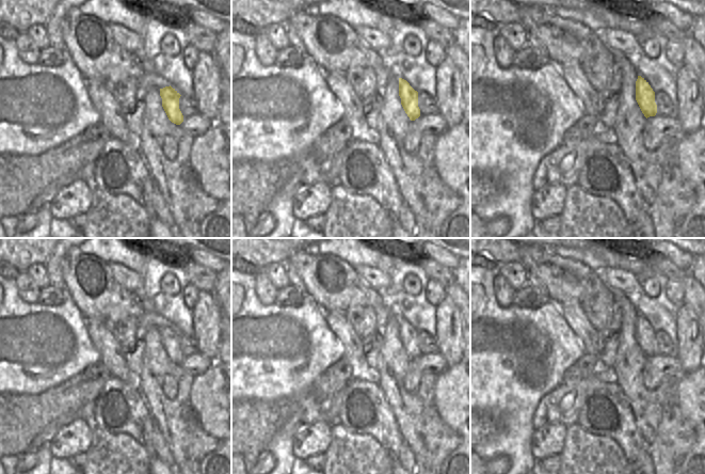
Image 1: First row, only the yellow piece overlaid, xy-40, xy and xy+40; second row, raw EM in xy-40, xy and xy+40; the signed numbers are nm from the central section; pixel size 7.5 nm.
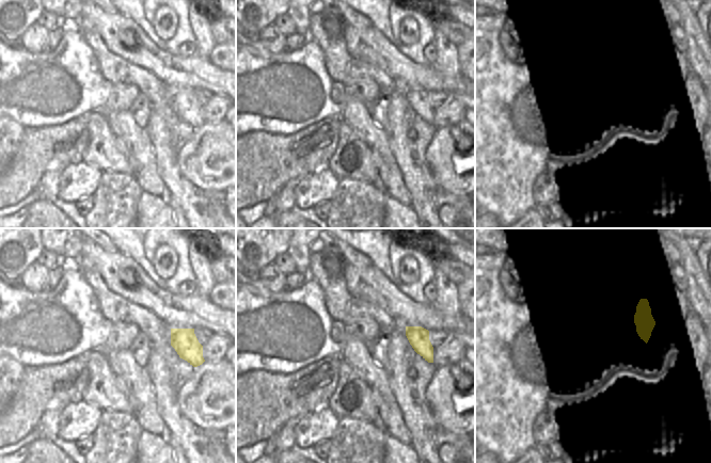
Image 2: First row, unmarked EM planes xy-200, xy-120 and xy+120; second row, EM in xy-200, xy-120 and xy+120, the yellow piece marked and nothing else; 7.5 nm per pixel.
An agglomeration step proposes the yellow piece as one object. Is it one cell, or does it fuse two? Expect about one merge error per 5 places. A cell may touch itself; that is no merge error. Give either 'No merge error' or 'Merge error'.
No merge error.

